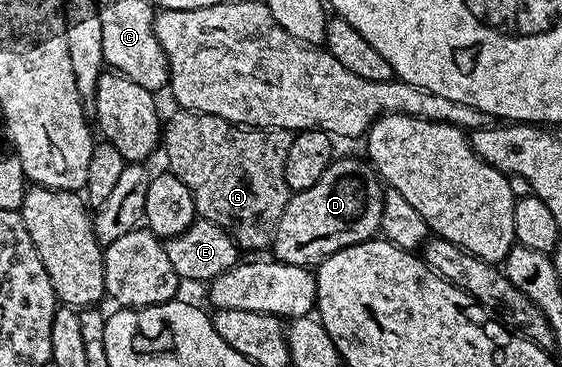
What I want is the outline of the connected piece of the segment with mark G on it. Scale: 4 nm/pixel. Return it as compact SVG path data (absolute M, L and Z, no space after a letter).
M179 109L178 114L174 114L164 126L164 133L160 139L161 145L166 146L166 162L169 173L175 174L184 184L184 188L188 188L188 192L194 194L194 209L198 218L207 218L210 222L214 222L217 226L222 226L225 230L230 231L234 235L235 242L243 251L246 250L262 250L271 245L274 240L274 229L280 220L280 216L284 212L284 208L288 204L292 191L288 188L288 180L284 180L284 160L288 160L288 148L292 137L291 131L275 130L273 128L247 128L241 124L235 124L224 120L220 116L212 116L211 114L197 114L194 110Z

